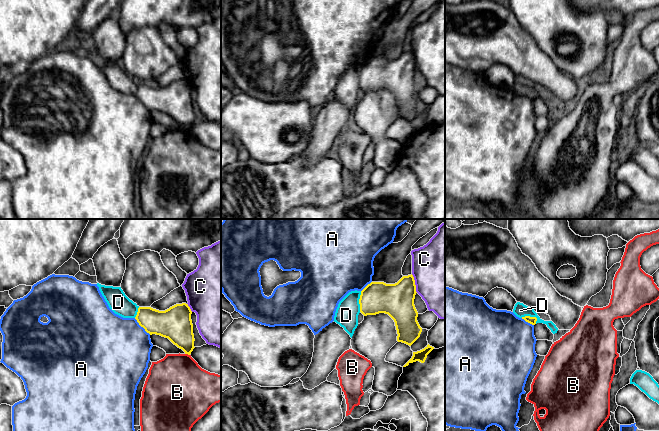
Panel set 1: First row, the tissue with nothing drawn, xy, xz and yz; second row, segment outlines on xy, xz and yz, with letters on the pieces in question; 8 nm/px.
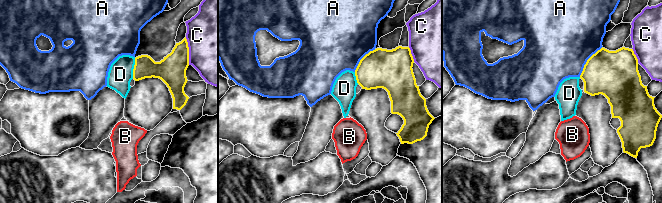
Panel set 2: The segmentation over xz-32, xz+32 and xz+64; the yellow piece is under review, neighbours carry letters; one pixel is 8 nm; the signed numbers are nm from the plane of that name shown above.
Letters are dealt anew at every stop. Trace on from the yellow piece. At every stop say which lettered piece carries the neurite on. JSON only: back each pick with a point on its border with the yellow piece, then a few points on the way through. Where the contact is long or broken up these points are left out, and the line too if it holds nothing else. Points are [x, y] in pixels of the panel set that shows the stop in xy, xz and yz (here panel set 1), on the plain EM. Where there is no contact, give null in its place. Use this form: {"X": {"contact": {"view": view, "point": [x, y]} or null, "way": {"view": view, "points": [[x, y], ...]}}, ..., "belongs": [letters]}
{"belongs": []}

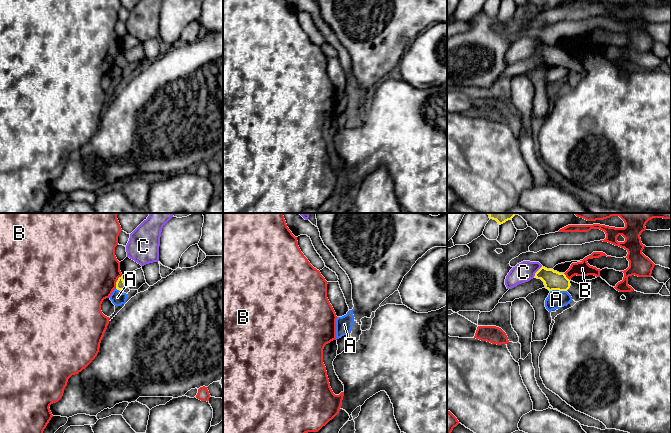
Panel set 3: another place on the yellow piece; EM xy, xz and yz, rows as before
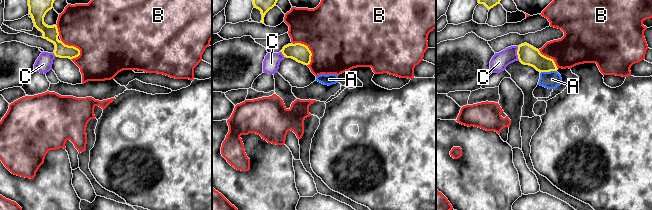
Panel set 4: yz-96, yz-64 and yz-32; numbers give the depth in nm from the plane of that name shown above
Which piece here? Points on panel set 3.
{"belongs": []}

